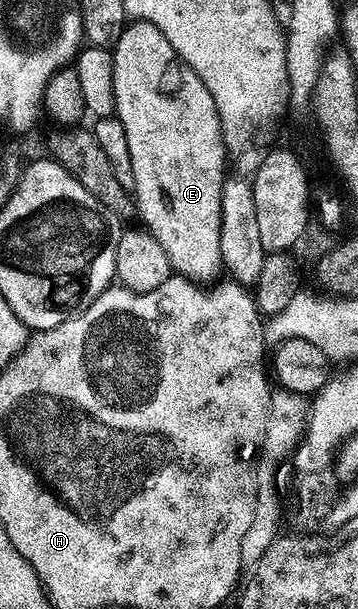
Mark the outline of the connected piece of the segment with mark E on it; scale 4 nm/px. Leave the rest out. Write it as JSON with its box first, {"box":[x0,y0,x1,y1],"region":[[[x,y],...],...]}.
{"box":[112,20,228,283],"region":[[[131,20],[123,28],[112,52],[112,83],[116,103],[114,112],[124,127],[128,139],[128,155],[132,155],[132,196],[141,224],[153,235],[156,243],[164,247],[170,268],[179,277],[187,277],[195,283],[210,283],[217,273],[223,272],[220,255],[220,195],[228,173],[228,154],[222,138],[222,124],[208,87],[200,83],[200,75],[192,71],[176,55],[172,43],[164,39],[160,27],[152,27],[147,21]]]}

